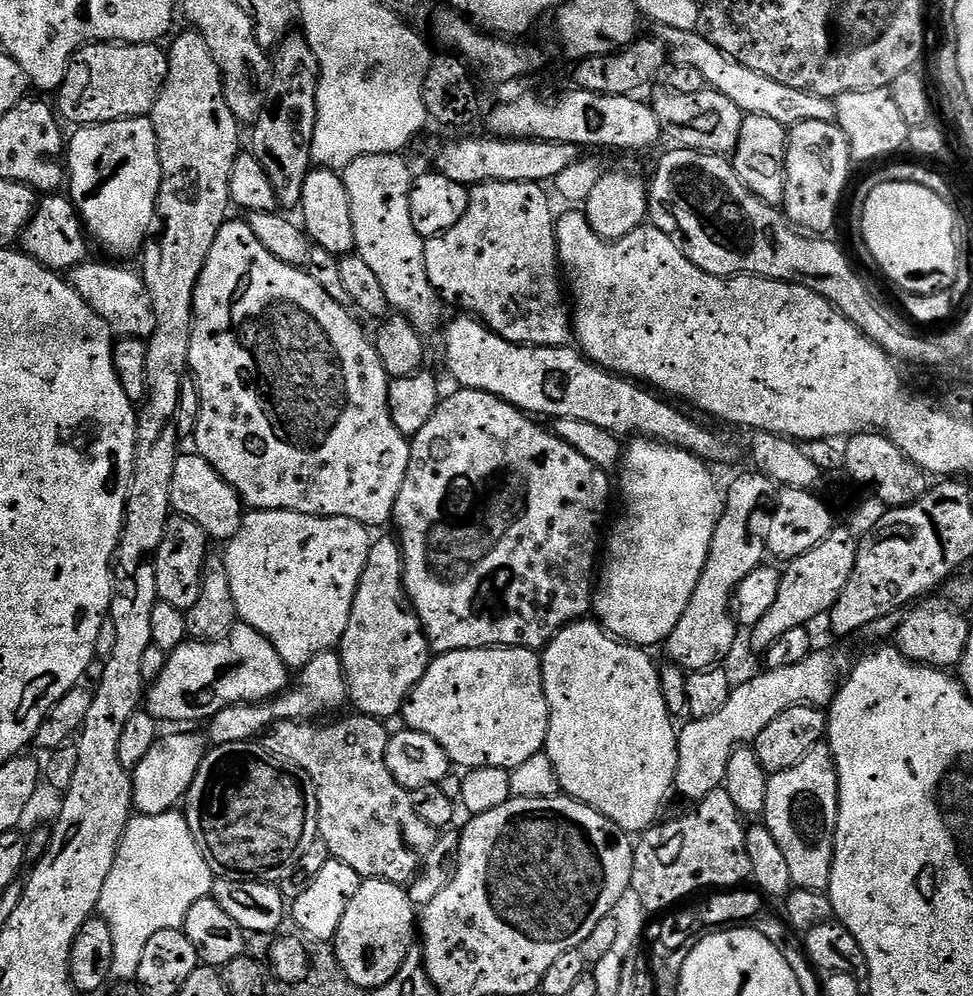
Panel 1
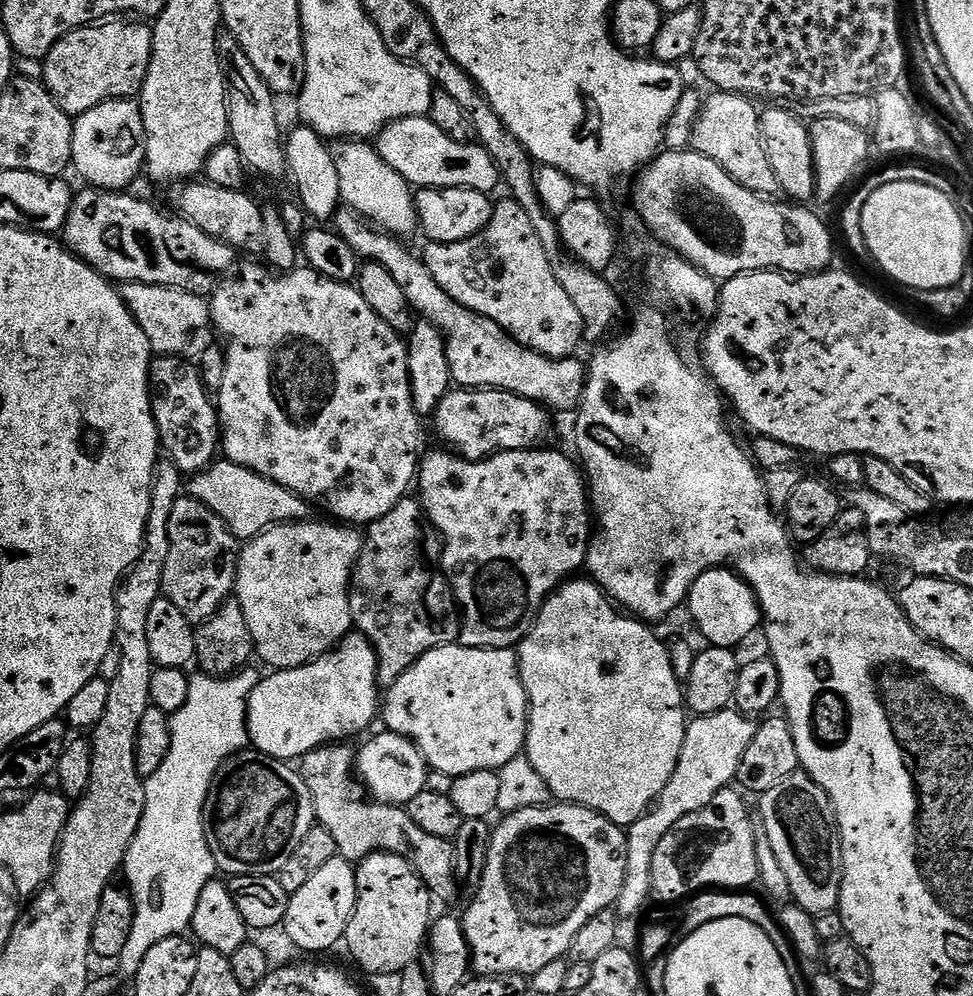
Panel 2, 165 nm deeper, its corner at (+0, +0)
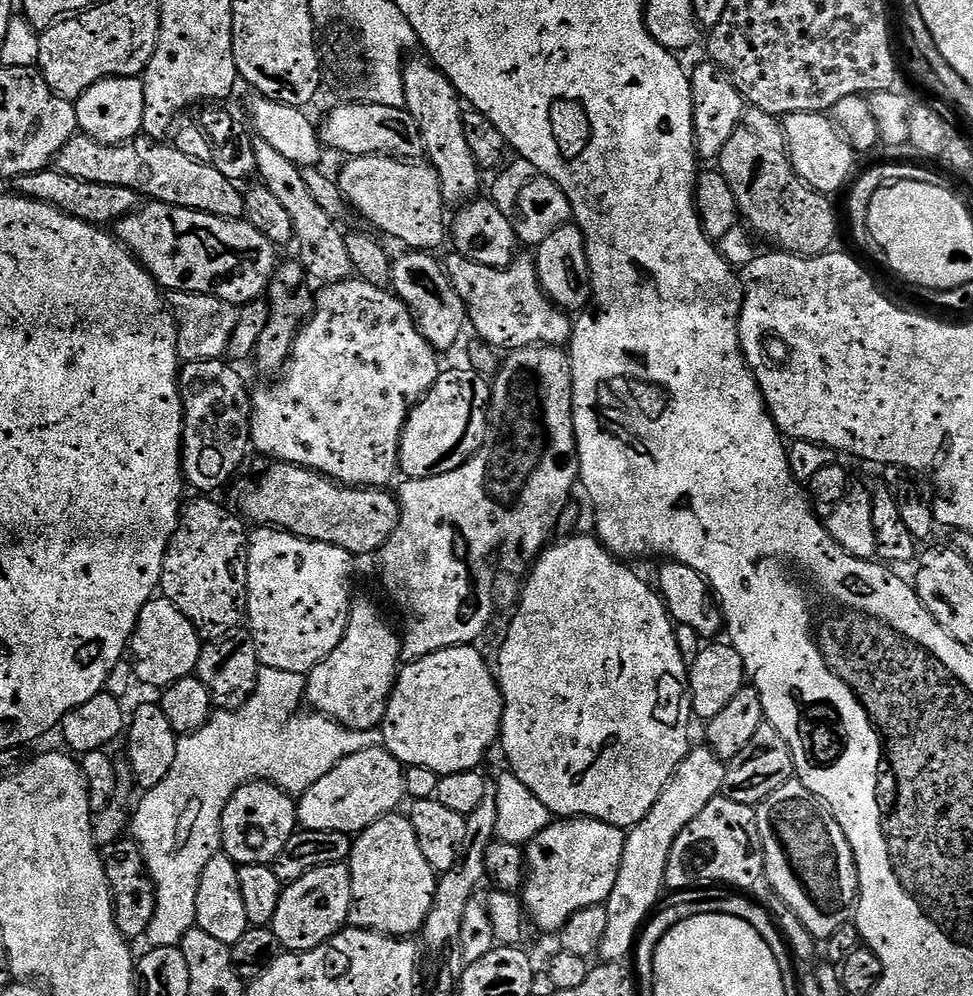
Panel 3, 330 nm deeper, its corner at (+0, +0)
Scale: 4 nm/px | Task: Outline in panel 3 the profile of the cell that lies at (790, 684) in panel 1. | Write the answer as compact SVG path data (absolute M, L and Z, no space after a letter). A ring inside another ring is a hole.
M689 747L678 770L672 775L672 781L662 790L658 802L654 802L650 814L646 814L646 818L642 818L642 822L635 824L625 835L618 882L614 882L614 890L606 901L610 919L606 921L606 934L598 953L601 961L624 962L627 956L629 959L633 955L636 937L661 903L660 892L665 891L666 862L670 858L674 838L678 838L678 834L682 834L682 830L690 826L706 806L710 806L714 797L723 793L725 778L725 761L719 760L711 748Z

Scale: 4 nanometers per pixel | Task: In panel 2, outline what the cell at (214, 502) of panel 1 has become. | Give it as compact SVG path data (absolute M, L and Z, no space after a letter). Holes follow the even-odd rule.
M226 458L217 459L210 467L195 473L187 481L187 495L193 496L202 506L210 506L237 541L247 542L259 536L261 532L272 528L275 524L287 524L309 519L310 505L298 494L286 490L286 486L278 486L278 482L270 482L270 478L262 478L262 474L254 474L254 470L246 470L246 466L238 466Z

